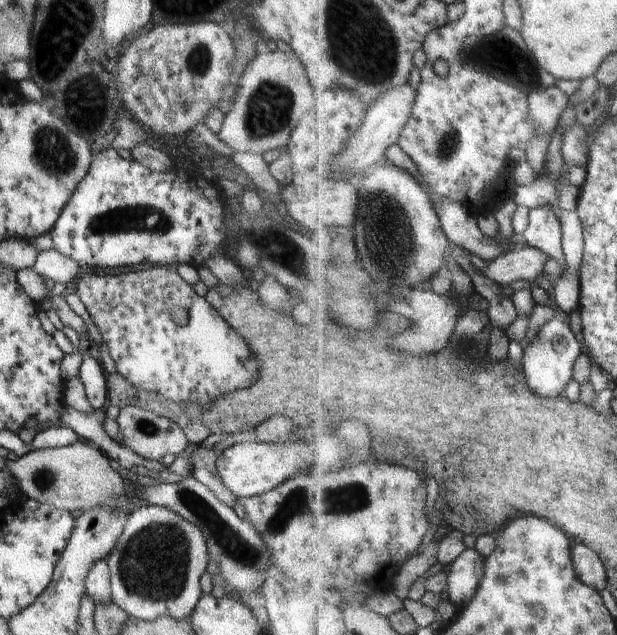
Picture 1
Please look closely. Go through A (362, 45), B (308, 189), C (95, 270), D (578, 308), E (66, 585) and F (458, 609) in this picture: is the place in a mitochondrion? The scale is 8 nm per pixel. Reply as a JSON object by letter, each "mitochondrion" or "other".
{"A":"mitochondrion","B":"other","C":"other","D":"other","E":"other","F":"other"}

